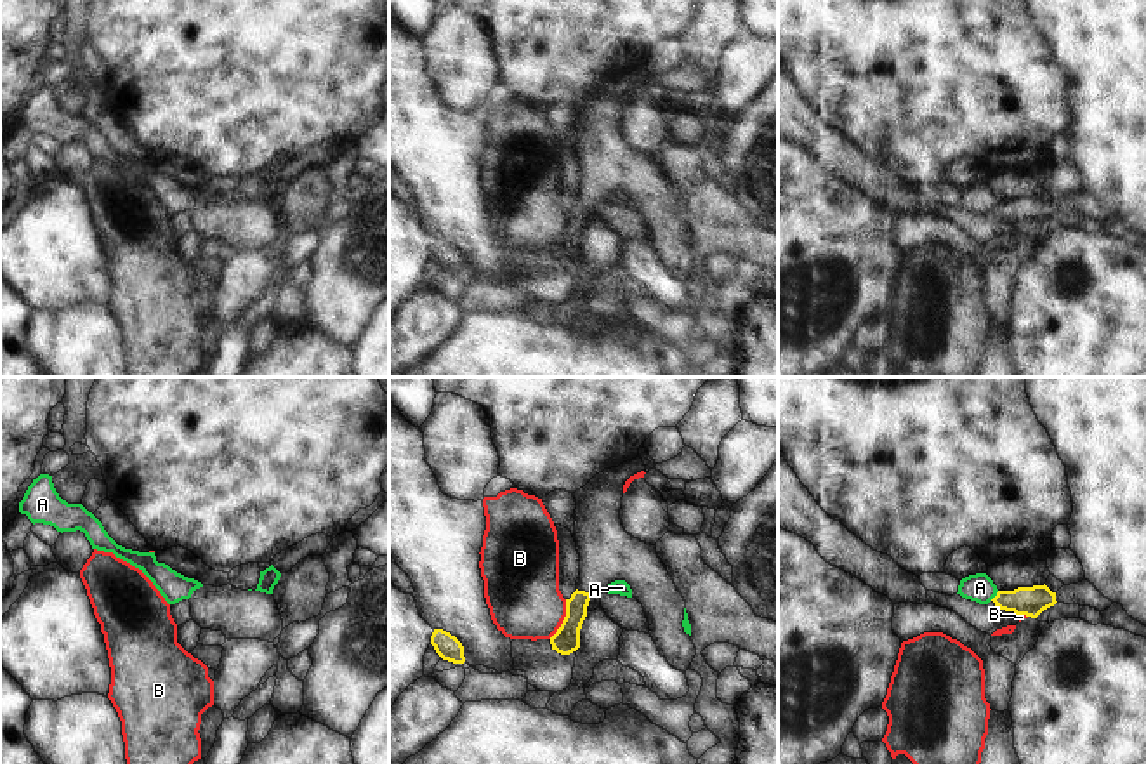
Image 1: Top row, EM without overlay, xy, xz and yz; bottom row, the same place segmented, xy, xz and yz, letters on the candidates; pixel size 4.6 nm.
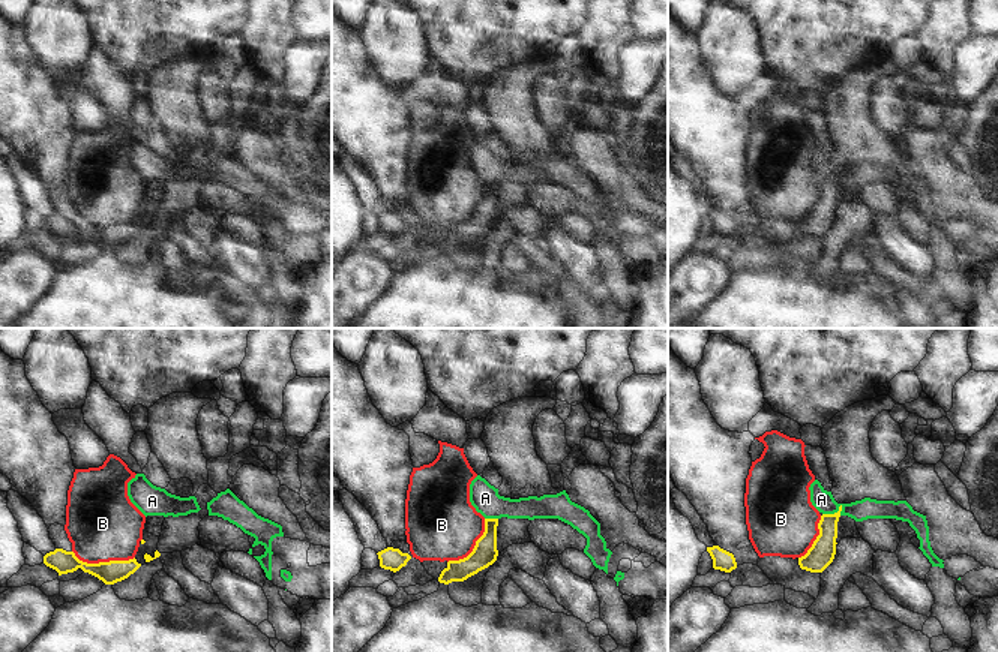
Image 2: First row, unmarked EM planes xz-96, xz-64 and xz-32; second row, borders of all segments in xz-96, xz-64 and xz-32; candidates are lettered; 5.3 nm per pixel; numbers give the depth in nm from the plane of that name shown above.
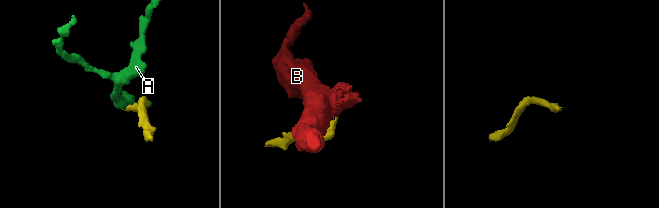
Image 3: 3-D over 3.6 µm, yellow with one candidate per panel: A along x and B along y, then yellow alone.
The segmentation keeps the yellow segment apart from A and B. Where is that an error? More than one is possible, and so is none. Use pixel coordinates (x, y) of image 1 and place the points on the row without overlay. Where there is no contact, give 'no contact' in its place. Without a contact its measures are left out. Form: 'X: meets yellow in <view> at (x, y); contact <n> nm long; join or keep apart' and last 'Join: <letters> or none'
A: meets yellow in yz at (995, 207); contact 60 nm long; keep apart
B: meets yellow in xz at (565, 230); contact 200 nm long; keep apart
Join: none

